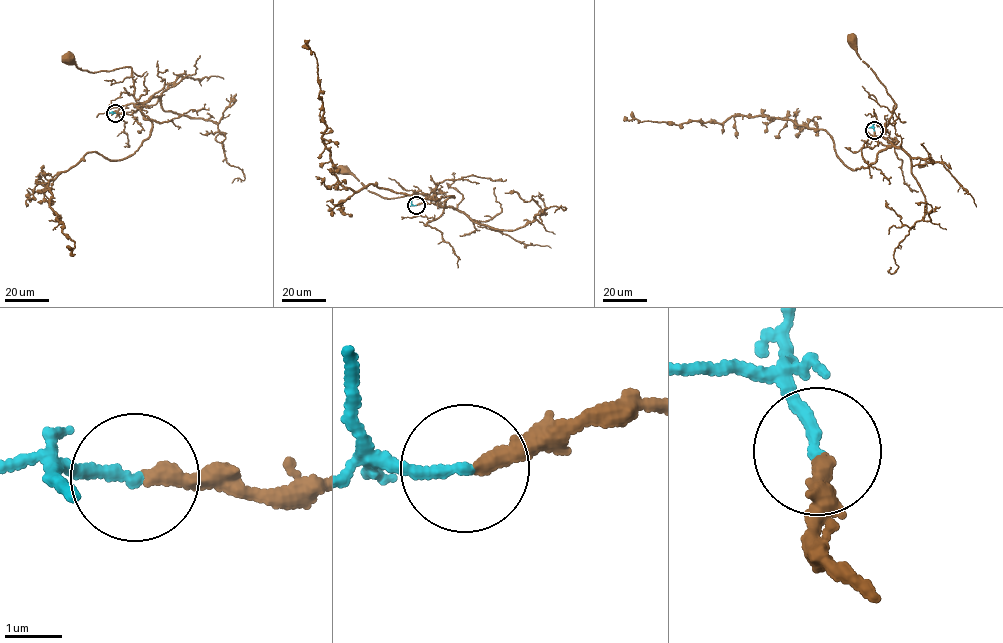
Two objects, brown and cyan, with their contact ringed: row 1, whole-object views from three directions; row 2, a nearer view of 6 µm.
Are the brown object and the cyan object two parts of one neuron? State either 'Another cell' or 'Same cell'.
Same cell

